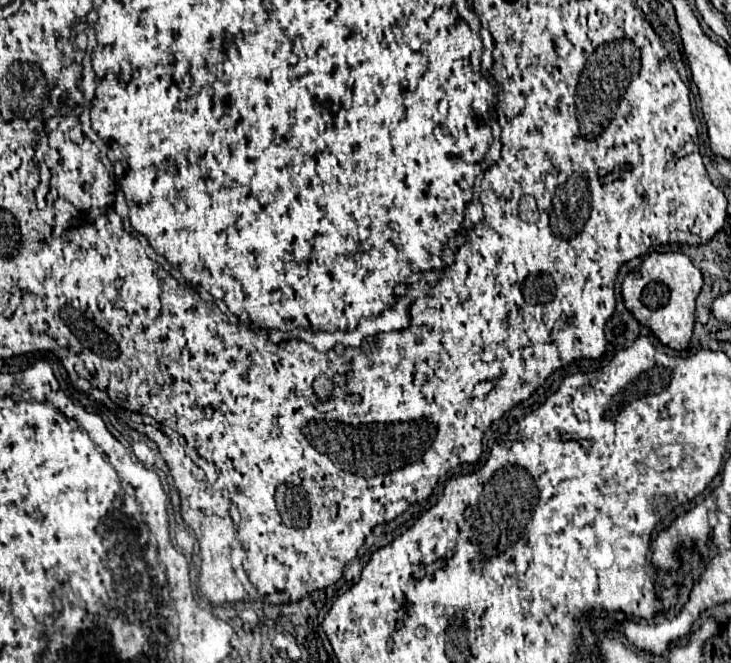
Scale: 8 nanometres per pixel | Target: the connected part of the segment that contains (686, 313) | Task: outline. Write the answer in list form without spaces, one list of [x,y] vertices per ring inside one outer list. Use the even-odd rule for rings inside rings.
[[[649,253],[641,269],[629,273],[623,281],[623,301],[633,317],[649,327],[655,337],[675,349],[683,351],[689,347],[695,323],[695,299],[703,287],[701,271],[683,253]]]

